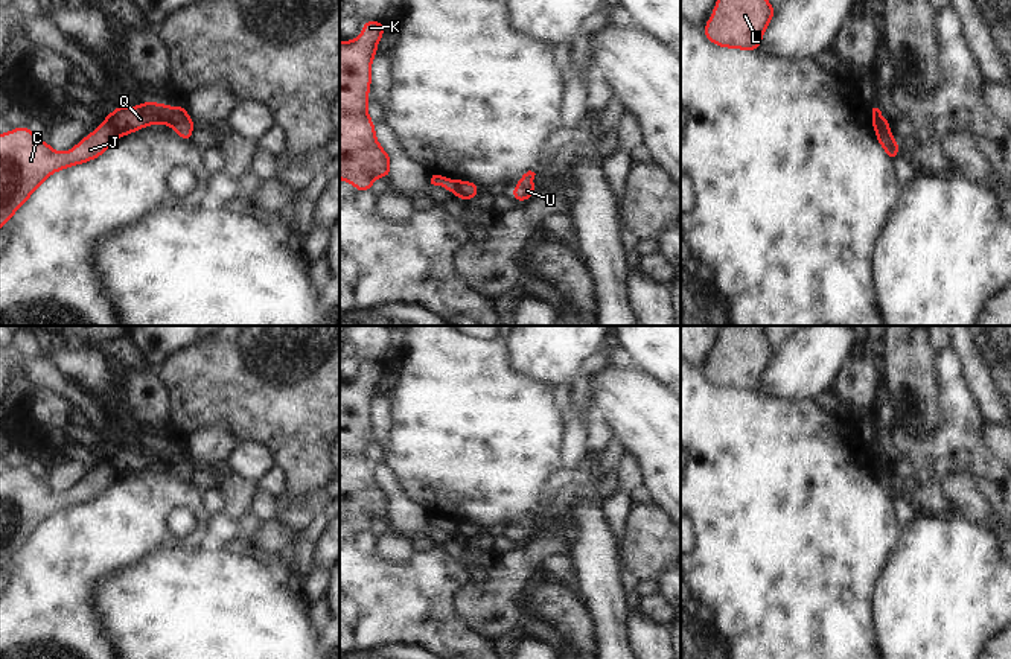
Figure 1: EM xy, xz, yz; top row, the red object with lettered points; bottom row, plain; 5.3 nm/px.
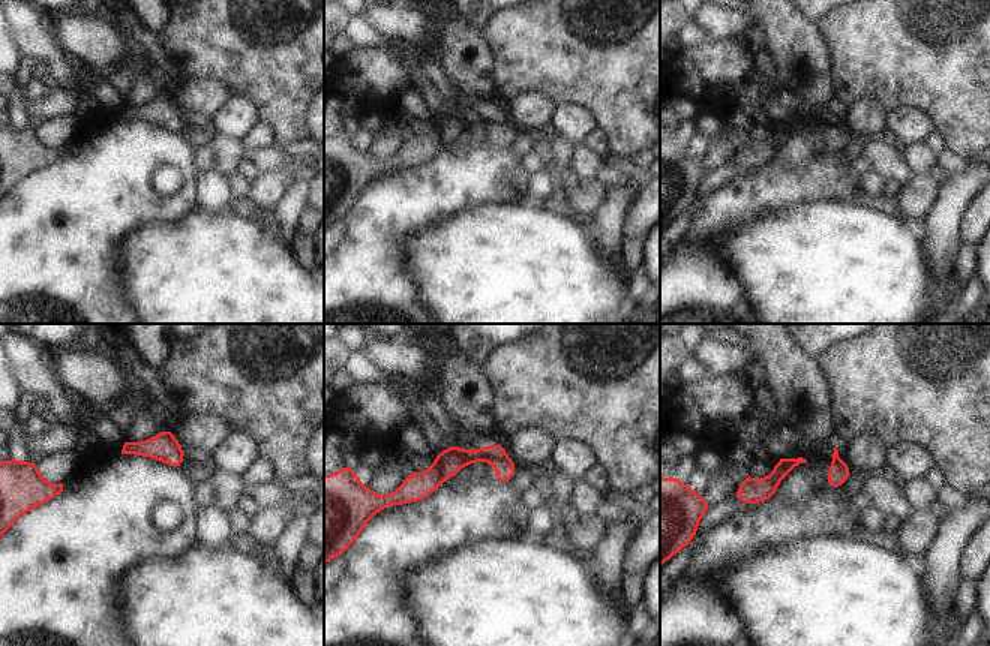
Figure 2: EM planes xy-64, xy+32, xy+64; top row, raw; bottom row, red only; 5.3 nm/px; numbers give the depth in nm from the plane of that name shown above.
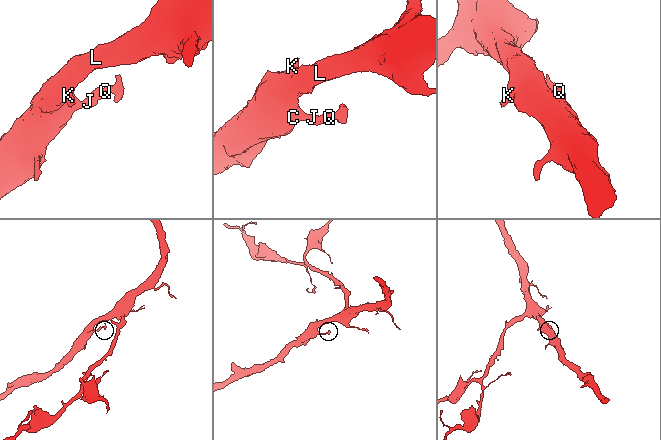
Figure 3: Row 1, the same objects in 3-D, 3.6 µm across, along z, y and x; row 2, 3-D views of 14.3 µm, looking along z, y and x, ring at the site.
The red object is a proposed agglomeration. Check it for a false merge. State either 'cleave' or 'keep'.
cleave

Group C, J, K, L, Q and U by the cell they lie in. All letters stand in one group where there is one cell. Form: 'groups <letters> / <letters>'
groups C J K L / Q U

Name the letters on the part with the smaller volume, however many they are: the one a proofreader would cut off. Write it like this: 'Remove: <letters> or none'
Remove: Q, U

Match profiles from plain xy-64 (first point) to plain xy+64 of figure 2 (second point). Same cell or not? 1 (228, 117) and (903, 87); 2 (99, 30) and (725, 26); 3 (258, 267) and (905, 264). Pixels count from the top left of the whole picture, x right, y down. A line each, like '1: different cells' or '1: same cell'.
1: different cells
2: same cell
3: same cell

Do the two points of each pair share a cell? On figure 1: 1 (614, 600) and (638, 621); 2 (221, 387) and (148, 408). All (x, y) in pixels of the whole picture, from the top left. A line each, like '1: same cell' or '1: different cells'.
1: different cells
2: different cells

